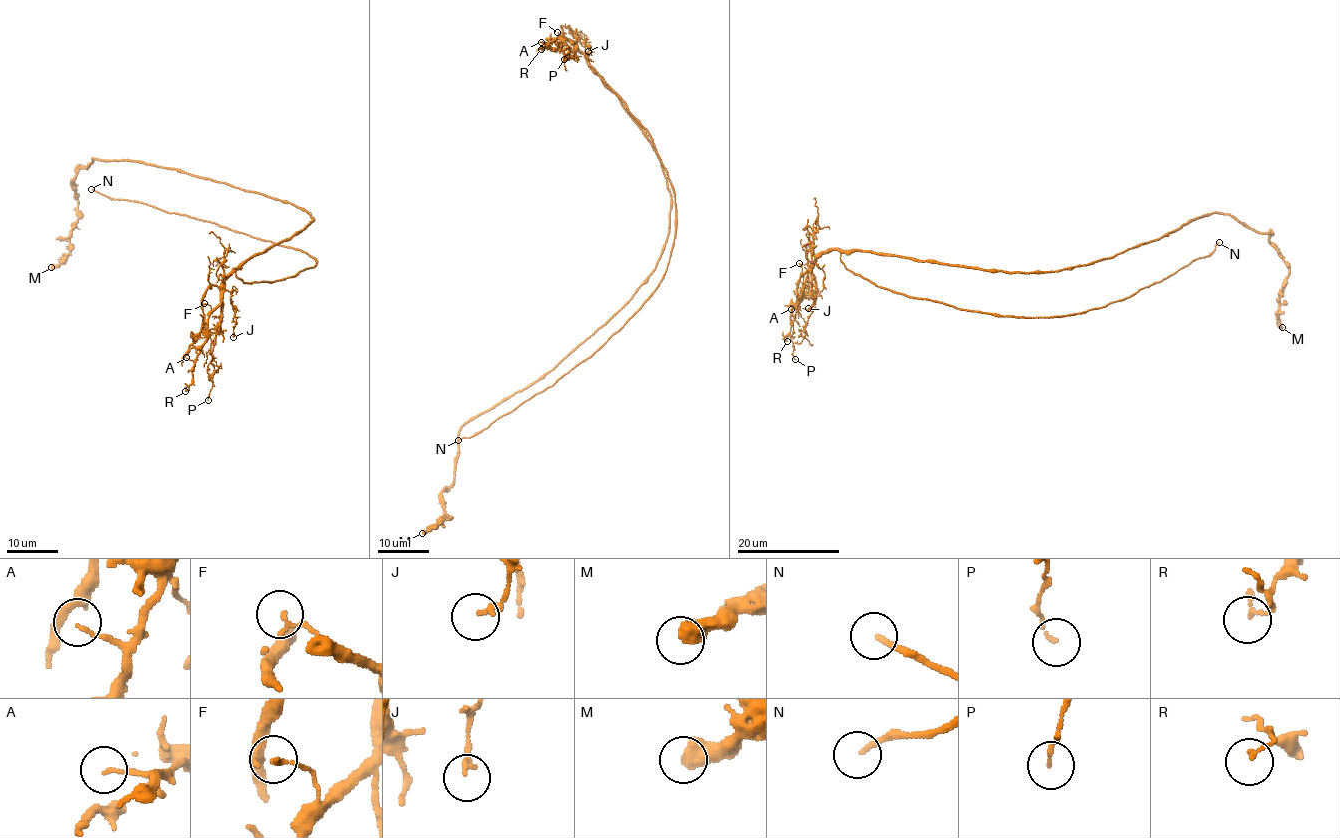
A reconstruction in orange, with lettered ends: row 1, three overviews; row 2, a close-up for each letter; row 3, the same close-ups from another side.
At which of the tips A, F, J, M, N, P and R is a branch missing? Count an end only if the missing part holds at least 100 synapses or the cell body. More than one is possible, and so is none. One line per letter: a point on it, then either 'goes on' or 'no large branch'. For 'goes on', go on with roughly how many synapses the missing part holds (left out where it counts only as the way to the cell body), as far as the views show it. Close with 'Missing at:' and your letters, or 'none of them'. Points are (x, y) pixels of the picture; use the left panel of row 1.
A: (186, 357) | no large branch
F: (204, 303) | no large branch
J: (233, 337) | no large branch
M: (51, 267) | no large branch
N: (91, 189) | goes on
P: (208, 400) | no large branch
R: (185, 391) | no large branch
Missing at: N

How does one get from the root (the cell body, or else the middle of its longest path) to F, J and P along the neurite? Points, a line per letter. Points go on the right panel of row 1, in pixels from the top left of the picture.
F: (908, 258), (853, 248), (848, 251), (831, 248), (803, 273), (799, 263)
J: (908, 258), (853, 248), (848, 251), (831, 248), (812, 260), (813, 305), (808, 308)
P: (908, 258), (831, 248), (816, 259), (812, 269), (798, 280), (790, 336), (795, 359)

